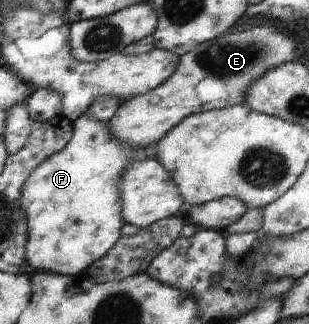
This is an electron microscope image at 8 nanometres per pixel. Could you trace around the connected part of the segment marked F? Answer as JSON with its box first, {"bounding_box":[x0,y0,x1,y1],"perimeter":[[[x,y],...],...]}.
{"bounding_box":[19,114,157,275],"perimeter":[[[81,114],[72,122],[72,127],[72,137],[65,148],[43,160],[25,180],[24,188],[21,188],[19,206],[27,218],[26,262],[41,273],[84,275],[92,262],[103,258],[119,240],[121,228],[125,225],[119,196],[121,173],[131,162],[157,158],[155,143],[143,148],[129,148],[127,144],[117,142],[109,134],[109,122],[97,122],[87,114]]]}

